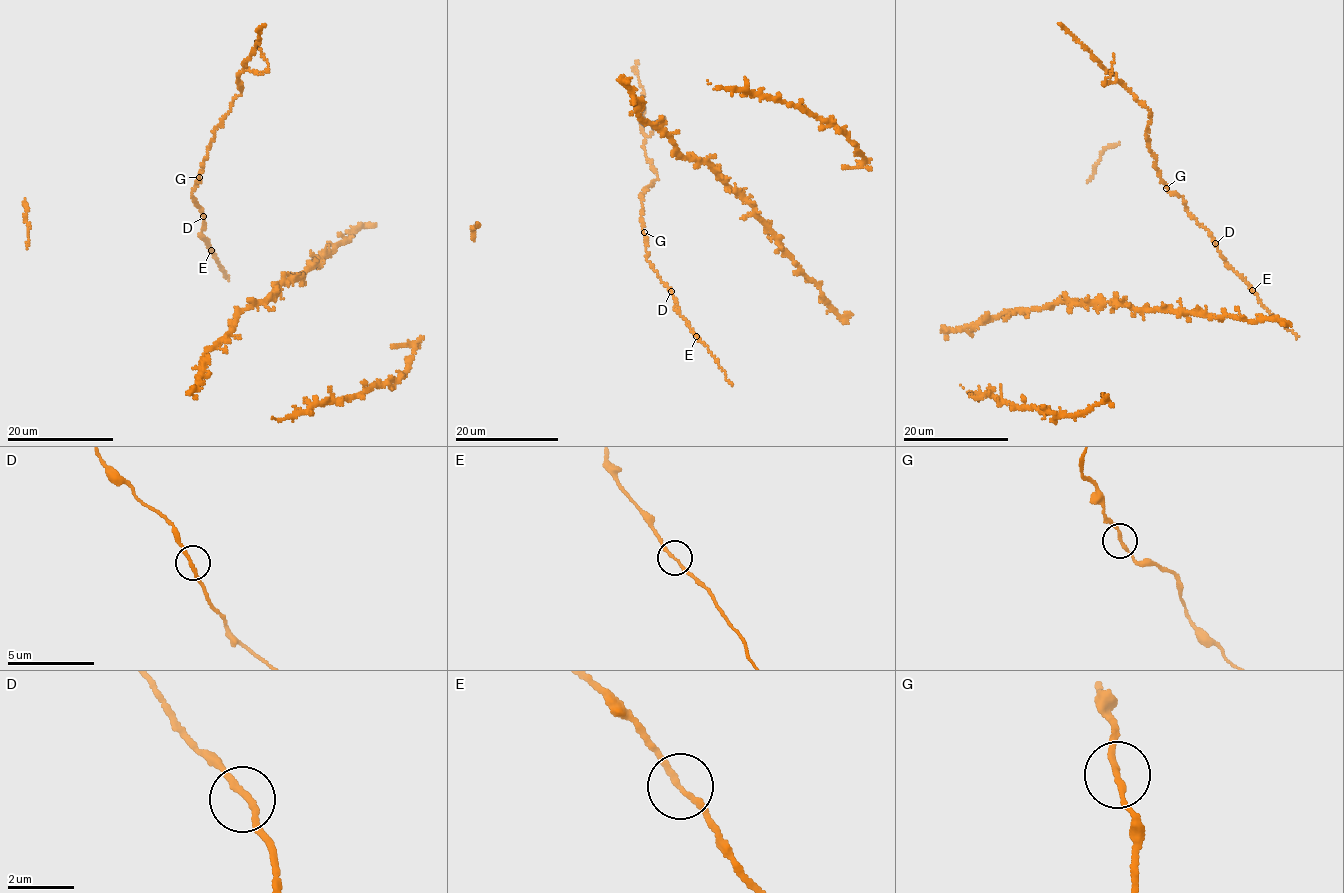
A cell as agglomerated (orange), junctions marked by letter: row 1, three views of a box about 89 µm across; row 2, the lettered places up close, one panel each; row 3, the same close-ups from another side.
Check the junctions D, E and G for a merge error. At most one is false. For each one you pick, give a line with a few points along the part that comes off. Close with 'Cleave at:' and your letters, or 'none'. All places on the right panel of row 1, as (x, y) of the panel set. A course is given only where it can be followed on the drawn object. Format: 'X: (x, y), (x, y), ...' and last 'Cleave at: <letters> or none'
Cleave at: none

